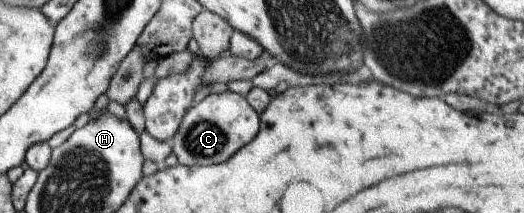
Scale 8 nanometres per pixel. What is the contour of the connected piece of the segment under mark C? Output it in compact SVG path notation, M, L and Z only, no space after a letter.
M232 91L221 93L210 93L192 105L182 116L177 132L171 138L171 152L177 158L178 164L182 166L215 165L230 158L240 146L250 142L260 126L259 114L249 105L249 102L242 95Z

